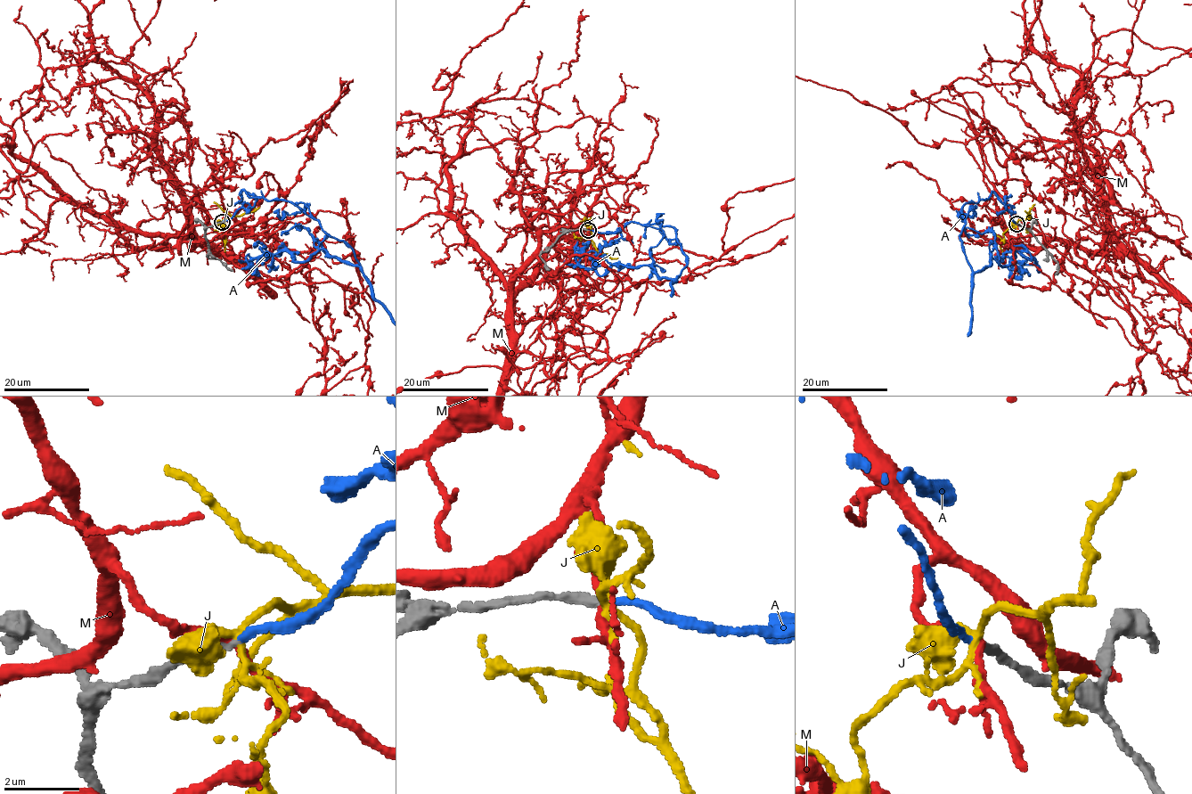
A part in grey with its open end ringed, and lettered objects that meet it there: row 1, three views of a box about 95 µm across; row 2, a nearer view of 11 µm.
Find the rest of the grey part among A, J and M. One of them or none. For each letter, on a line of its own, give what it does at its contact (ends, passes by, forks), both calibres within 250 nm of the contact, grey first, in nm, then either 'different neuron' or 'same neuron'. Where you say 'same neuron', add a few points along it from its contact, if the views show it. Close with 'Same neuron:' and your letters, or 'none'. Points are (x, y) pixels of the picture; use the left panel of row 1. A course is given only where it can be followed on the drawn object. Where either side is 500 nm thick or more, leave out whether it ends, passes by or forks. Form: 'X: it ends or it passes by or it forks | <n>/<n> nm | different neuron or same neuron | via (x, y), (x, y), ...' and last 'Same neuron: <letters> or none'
A: it ends | 180/170 nm | same neuron
J: it forks | 190/180 nm | different neuron
M: it passes by | 200/200 nm | different neuron
Same neuron: A

